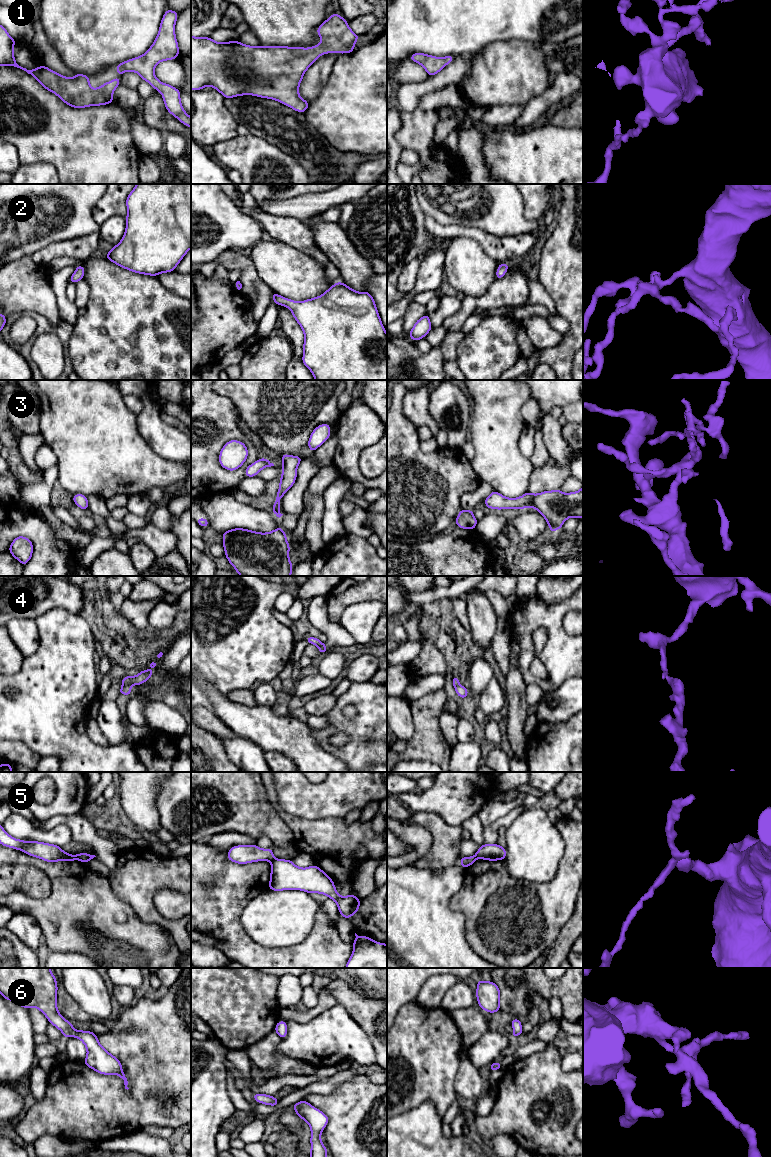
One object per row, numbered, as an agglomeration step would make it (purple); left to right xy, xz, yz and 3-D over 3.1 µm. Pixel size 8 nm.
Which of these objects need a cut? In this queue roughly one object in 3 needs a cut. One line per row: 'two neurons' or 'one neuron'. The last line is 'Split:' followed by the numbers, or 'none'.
1: one neuron
2: one neuron
3: one neuron
4: two neurons
5: two neurons
6: one neuron
Split: 4, 5

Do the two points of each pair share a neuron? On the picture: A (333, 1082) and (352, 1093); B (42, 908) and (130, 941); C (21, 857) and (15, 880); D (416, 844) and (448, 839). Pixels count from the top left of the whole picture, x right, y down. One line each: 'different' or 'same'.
A: different
B: same
C: different
D: different

